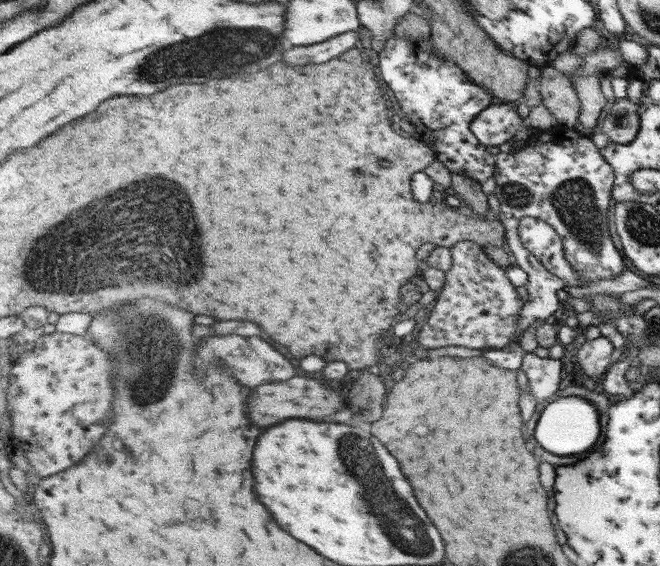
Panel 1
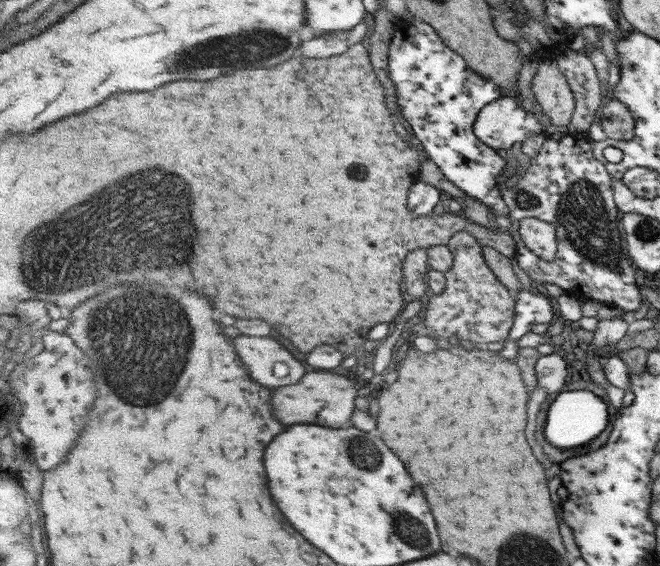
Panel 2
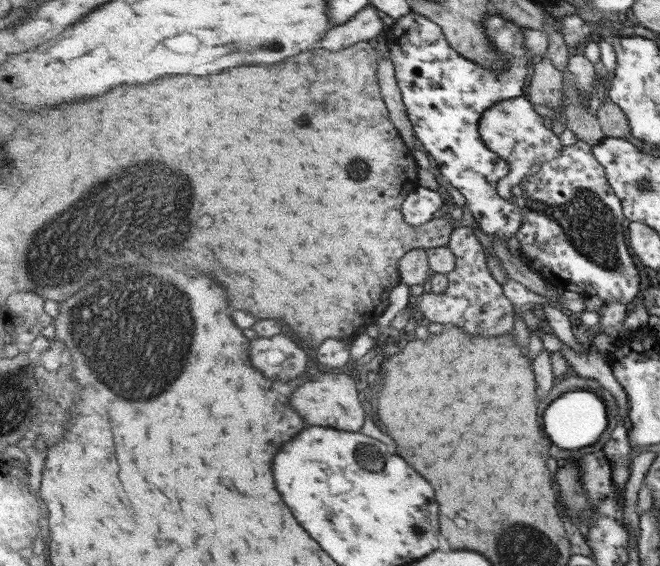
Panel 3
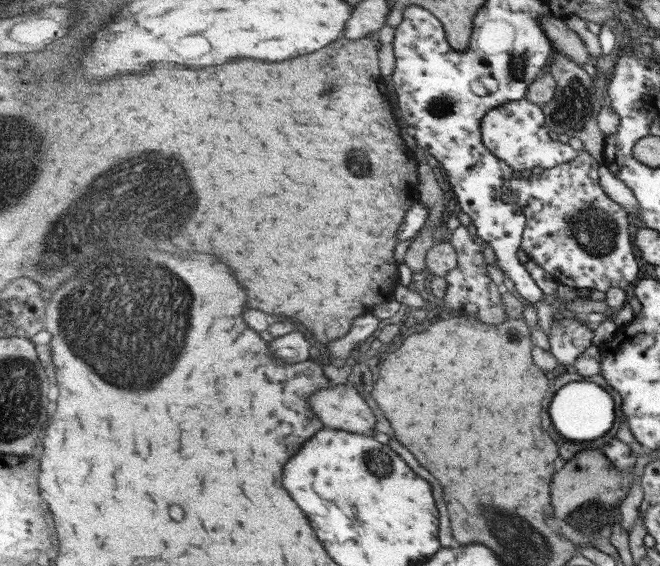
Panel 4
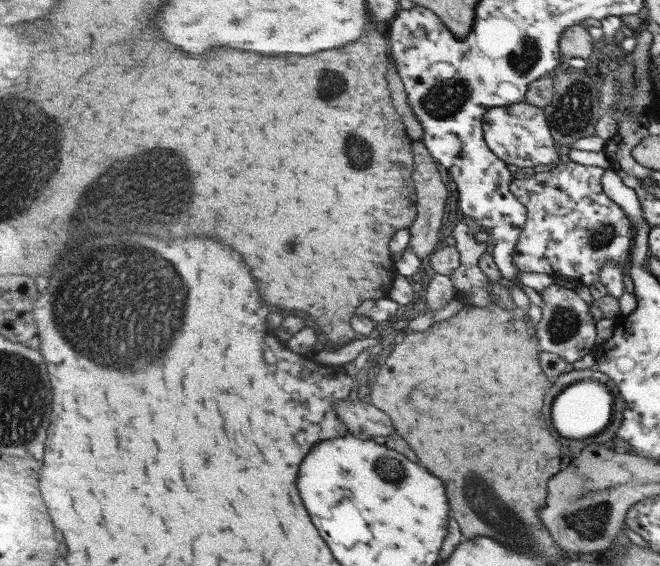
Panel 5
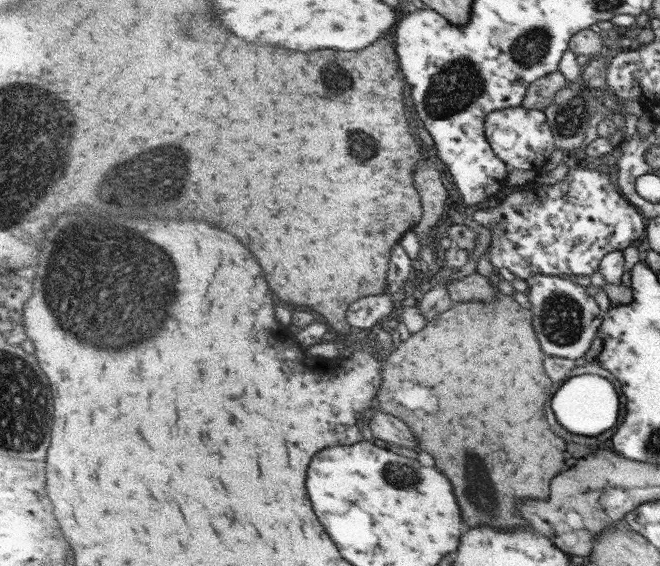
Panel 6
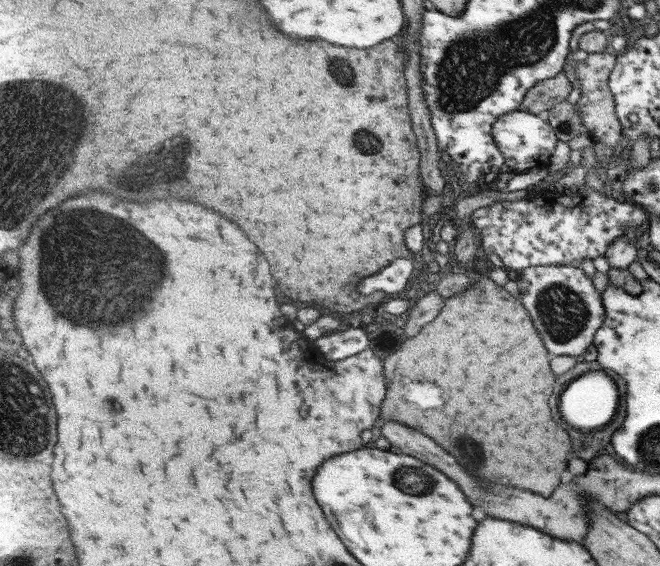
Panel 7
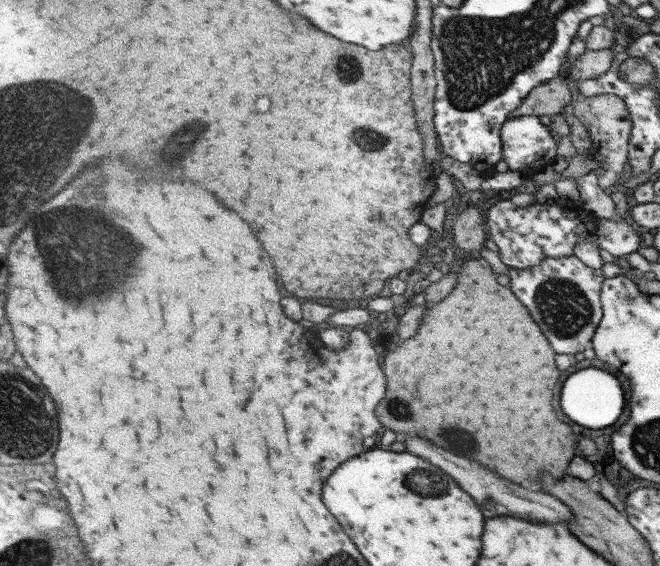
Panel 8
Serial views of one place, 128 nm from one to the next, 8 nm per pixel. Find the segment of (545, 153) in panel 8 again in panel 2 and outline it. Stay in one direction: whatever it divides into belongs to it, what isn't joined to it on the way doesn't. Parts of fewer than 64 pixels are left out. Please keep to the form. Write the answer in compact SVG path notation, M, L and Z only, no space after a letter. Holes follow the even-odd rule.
M506 93L479 113L474 133L489 147L508 154L517 142L527 142L535 134L545 134L544 124L533 111L521 106L516 93Z

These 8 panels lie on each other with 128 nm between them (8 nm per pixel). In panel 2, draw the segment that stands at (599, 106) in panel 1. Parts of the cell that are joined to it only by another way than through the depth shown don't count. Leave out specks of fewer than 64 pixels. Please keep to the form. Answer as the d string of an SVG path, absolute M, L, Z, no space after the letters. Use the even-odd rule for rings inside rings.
M566 46L554 60L576 98L576 111L567 127L572 133L586 133L599 118L597 112L603 104L603 88L597 70L586 51L574 51Z

